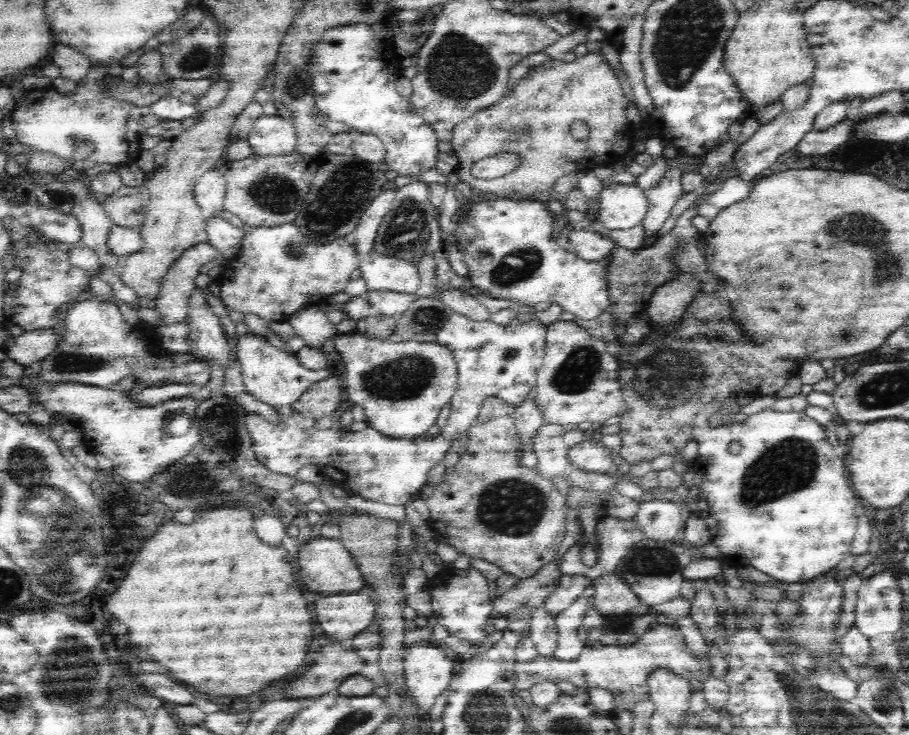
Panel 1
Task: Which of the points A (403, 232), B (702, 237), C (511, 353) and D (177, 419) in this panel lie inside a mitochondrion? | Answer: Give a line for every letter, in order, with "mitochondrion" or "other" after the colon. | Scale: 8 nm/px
A: mitochondrion
B: other
C: mitochondrion
D: mitochondrion

